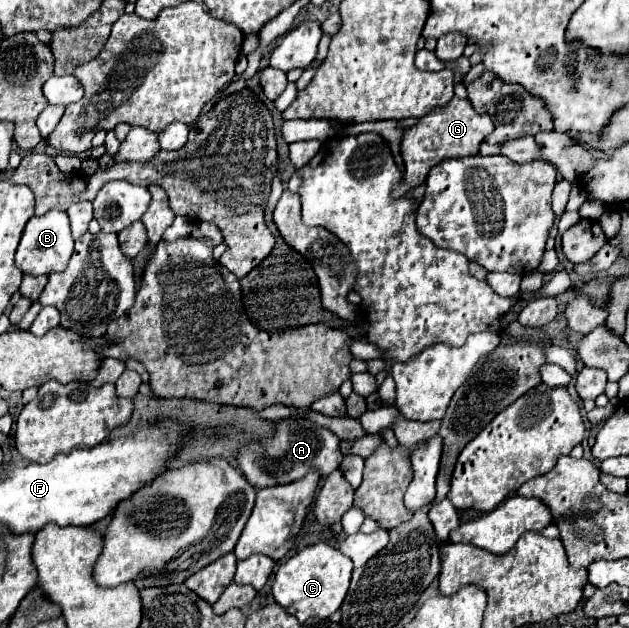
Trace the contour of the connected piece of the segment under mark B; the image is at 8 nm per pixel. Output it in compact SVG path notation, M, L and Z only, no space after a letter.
M48 211L42 217L34 215L26 223L26 229L22 233L22 241L16 251L16 265L24 273L50 275L52 271L64 271L64 267L68 265L68 261L72 257L72 251L74 251L74 239L70 233L68 215L64 211Z

